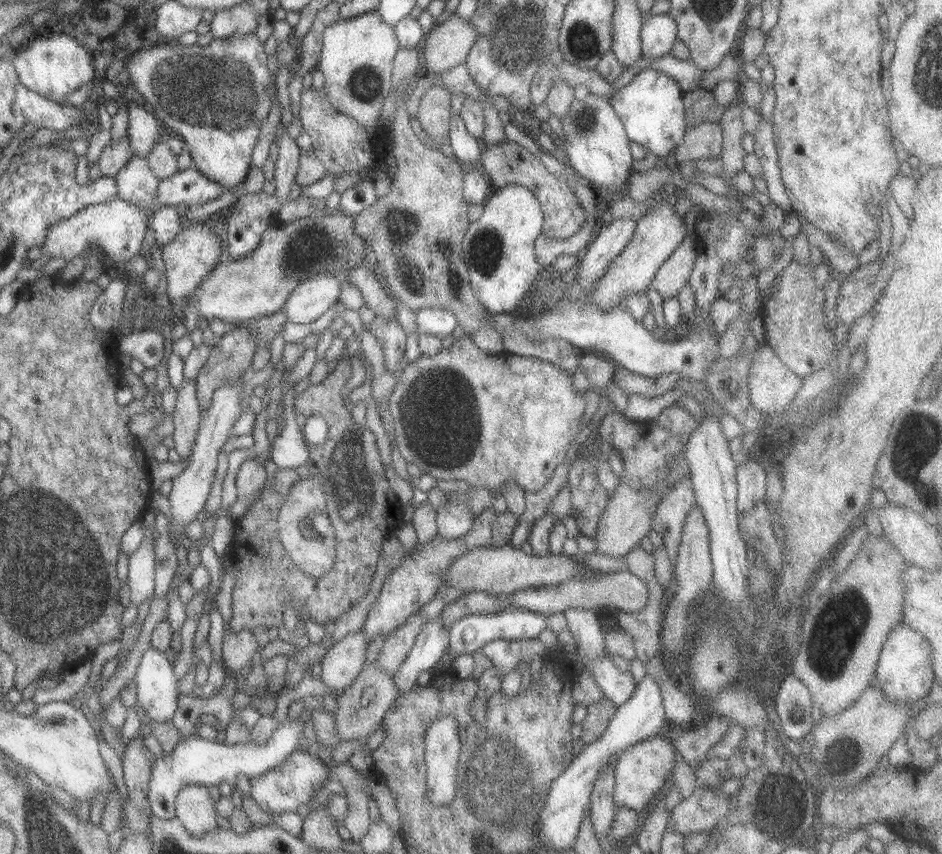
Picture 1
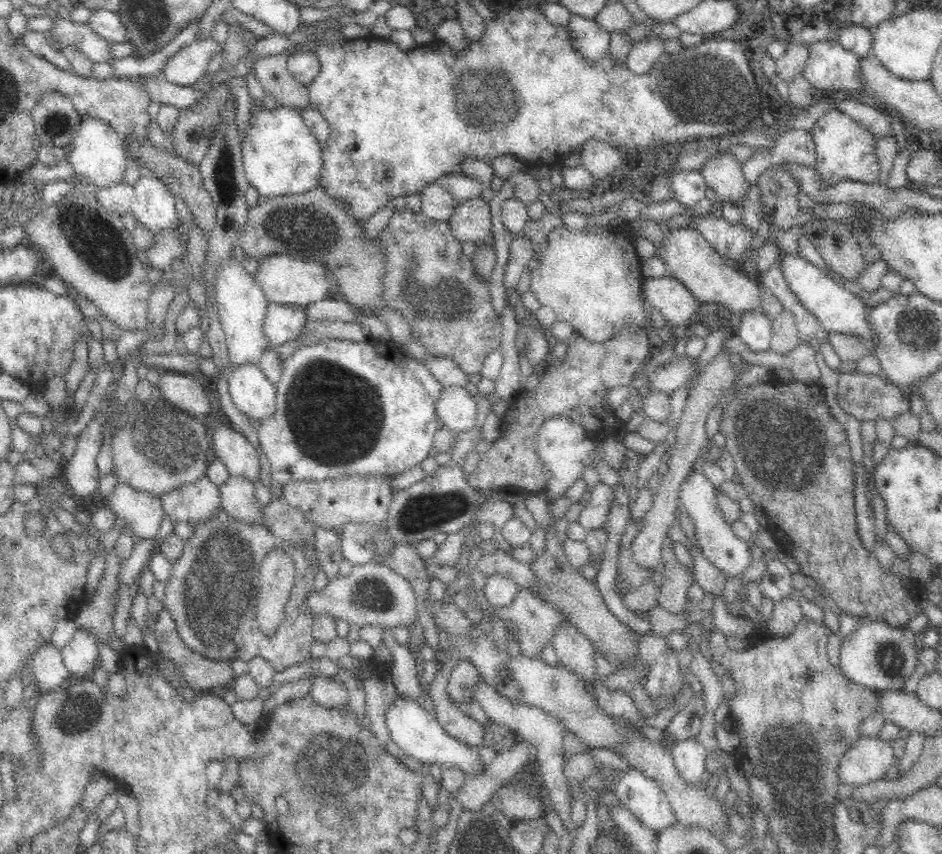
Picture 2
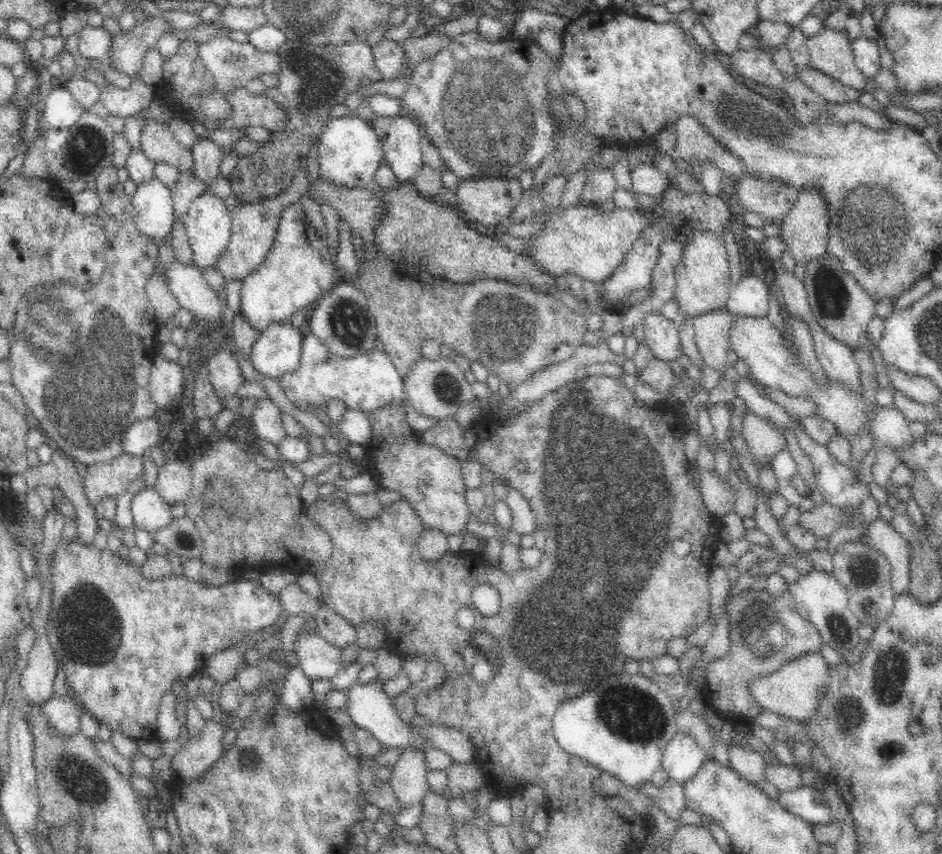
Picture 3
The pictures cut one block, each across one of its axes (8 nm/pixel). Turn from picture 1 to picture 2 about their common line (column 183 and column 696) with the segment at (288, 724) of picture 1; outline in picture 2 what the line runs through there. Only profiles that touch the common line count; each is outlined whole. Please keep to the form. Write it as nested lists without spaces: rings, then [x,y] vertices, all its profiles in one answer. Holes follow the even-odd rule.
[[[697,737],[677,741],[671,756],[684,782],[690,785],[702,785],[702,776],[707,771],[706,760],[709,754]]]

